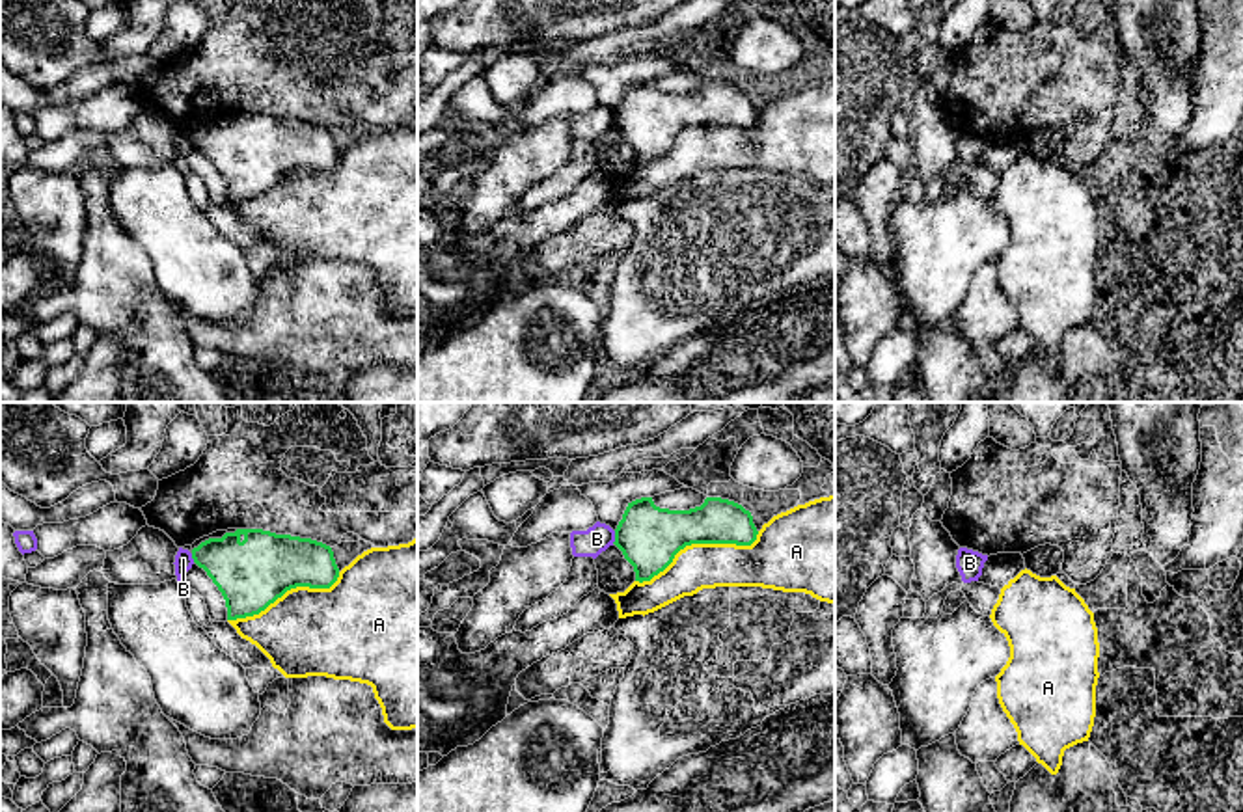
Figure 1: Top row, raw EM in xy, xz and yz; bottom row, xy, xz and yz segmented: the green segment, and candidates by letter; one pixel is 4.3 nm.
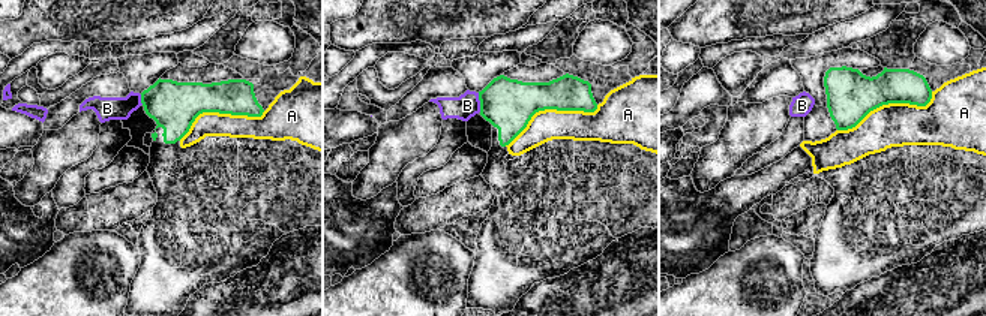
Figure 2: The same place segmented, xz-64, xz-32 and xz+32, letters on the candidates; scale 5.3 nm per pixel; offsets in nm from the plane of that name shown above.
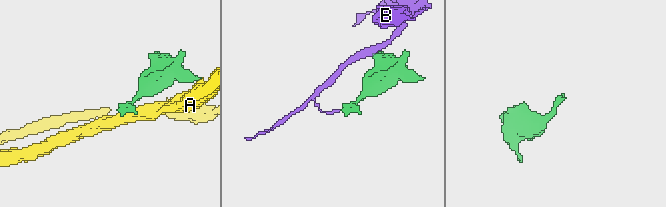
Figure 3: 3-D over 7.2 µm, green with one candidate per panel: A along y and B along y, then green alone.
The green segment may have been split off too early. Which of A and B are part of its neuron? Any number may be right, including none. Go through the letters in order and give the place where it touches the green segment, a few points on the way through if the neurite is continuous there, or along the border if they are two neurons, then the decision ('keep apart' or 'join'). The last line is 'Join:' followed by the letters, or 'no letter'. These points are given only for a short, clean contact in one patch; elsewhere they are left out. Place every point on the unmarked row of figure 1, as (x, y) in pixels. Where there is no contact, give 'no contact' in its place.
A: xz (697, 125) | keep apart
B: xz (615, 120) | along xz (615, 114), (612, 125) | keep apart
Join: no letter

